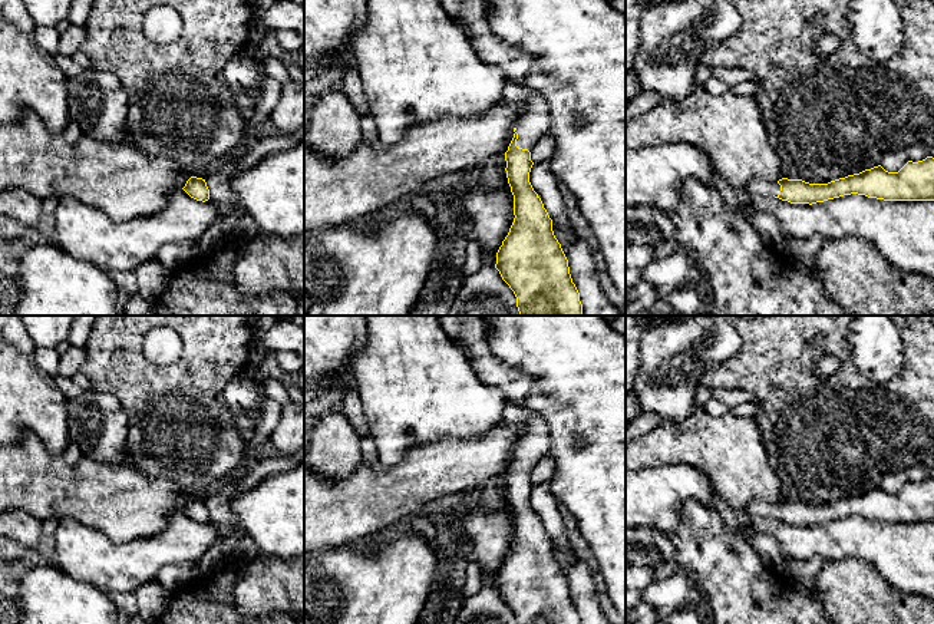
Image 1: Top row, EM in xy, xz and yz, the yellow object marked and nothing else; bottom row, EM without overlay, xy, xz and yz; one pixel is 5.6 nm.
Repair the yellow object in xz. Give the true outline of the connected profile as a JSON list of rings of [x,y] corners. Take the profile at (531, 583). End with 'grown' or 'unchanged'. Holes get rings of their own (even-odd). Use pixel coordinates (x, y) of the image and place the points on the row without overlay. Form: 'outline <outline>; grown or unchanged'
outline [[[508,400],[504,407],[504,422],[524,425],[525,432],[515,443],[515,455],[505,473],[505,492],[514,516],[515,539],[496,574],[495,590],[514,613],[516,624],[581,624],[570,595],[568,581],[554,557],[552,541],[529,504],[534,486],[529,472],[541,458],[549,453],[552,446],[548,425],[537,412]]]; grown

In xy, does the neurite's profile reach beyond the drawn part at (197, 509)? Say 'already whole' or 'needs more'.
already whole

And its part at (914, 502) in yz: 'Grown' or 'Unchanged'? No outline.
Grown

